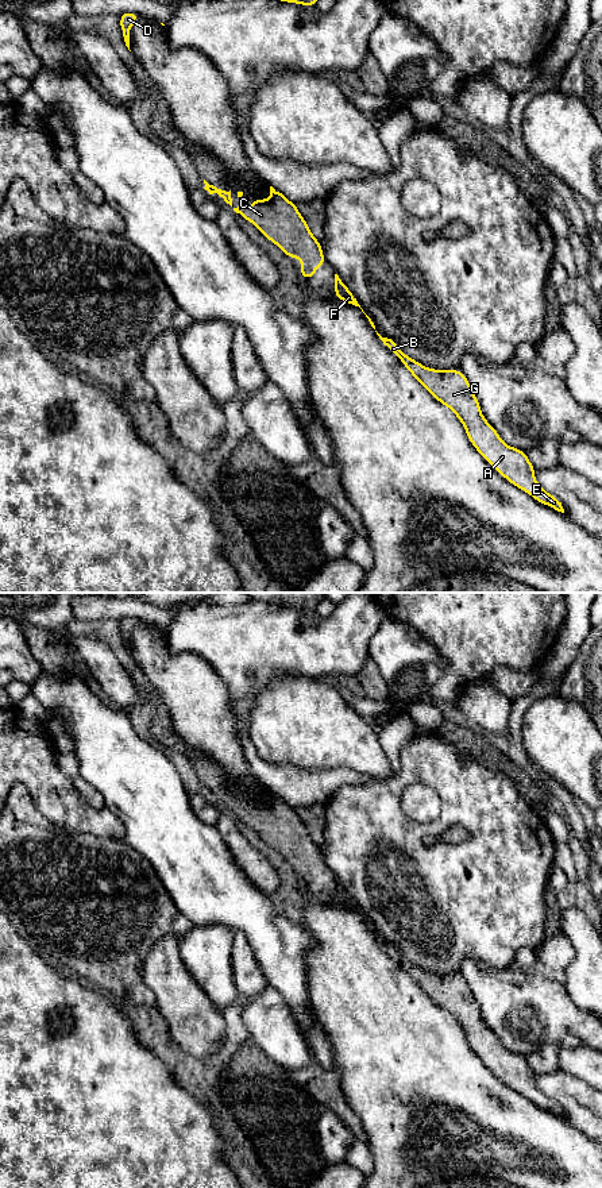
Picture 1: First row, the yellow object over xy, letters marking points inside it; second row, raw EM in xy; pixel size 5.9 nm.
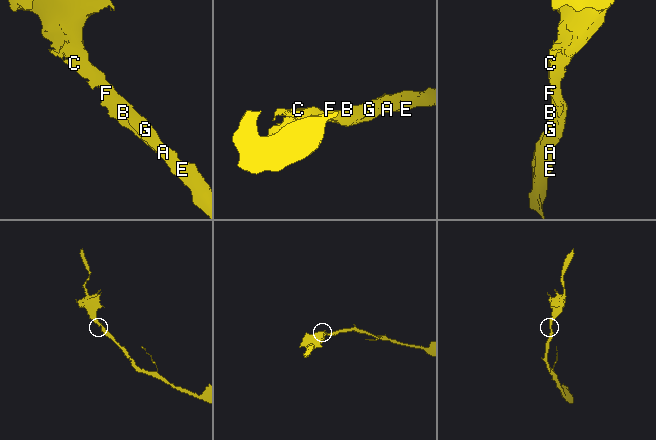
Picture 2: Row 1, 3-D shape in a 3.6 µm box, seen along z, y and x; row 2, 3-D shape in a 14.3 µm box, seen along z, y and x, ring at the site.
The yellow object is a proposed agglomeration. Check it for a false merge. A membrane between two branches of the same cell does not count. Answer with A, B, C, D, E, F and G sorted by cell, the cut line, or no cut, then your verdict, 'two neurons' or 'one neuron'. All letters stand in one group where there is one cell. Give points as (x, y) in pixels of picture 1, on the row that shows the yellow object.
groups A B C D E F G; cut none; one neuron

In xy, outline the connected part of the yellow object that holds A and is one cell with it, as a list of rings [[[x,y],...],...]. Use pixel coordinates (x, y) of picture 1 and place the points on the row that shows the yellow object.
[[[377,335],[394,352],[412,375],[462,421],[471,444],[503,478],[532,495],[536,501],[564,513],[562,502],[547,493],[535,478],[535,467],[525,451],[502,441],[498,432],[481,413],[466,375],[460,370],[433,370],[404,354],[391,339]]]

